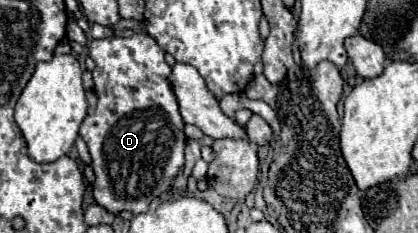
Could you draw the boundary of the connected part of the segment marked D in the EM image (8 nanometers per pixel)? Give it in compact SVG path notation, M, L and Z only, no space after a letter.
M144 31L134 33L132 37L114 35L100 41L90 41L88 49L90 57L96 63L92 77L96 83L94 89L98 95L98 105L96 111L82 121L80 135L90 149L92 169L96 175L96 181L92 185L94 201L114 215L118 211L132 211L134 215L144 213L144 209L148 209L156 197L170 189L176 175L184 169L186 135L176 97L172 93L172 87L168 85L170 65L164 61L164 51L156 43L156 39Z

